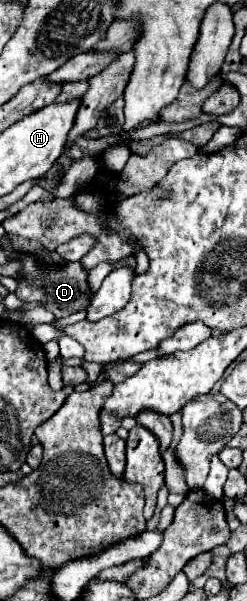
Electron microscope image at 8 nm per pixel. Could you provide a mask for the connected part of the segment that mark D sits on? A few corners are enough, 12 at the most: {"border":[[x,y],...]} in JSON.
{"border":[[24,255],[16,297],[56,317],[86,309],[88,269],[80,261],[40,267]]}

